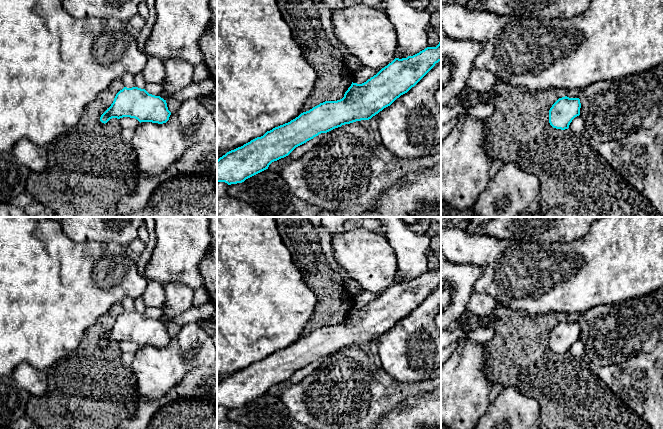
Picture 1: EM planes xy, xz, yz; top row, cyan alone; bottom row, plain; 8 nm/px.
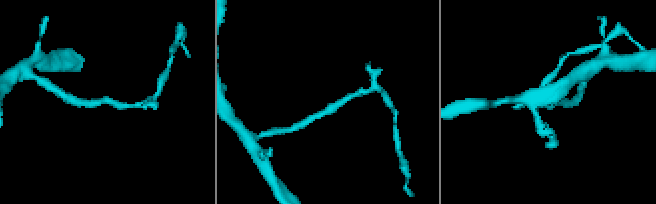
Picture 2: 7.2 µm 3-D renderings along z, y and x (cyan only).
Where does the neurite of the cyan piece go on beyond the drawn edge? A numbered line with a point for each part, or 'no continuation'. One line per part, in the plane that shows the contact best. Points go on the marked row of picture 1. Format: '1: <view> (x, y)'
no continuation

